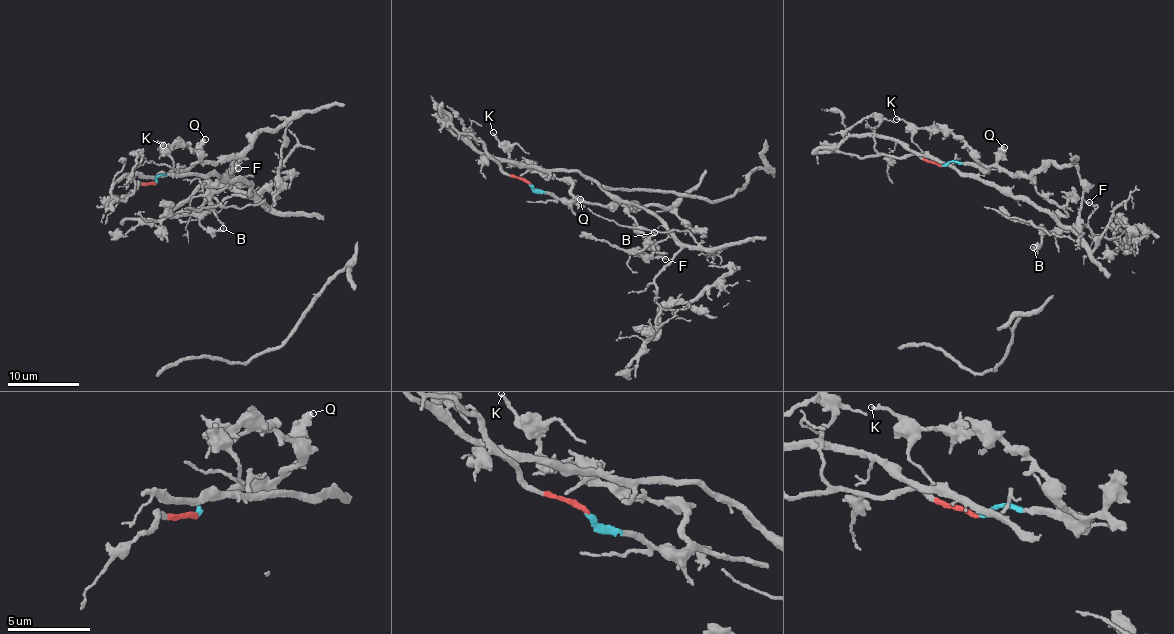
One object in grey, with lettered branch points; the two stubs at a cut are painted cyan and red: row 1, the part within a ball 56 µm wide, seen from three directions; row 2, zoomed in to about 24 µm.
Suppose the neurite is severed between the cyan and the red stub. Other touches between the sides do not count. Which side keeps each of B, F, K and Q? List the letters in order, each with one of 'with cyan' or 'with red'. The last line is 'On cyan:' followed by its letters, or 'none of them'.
B: with cyan
F: with cyan
K: with cyan
Q: with cyan
On cyan: B, F, K, Q

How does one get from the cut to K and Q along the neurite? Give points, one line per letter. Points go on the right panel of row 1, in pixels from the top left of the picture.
K: (942, 165), (949, 162), (985, 169), (976, 155), (950, 133), (915, 128), (905, 121), (895, 119)
Q: (942, 165), (949, 162), (986, 169), (1004, 146)

